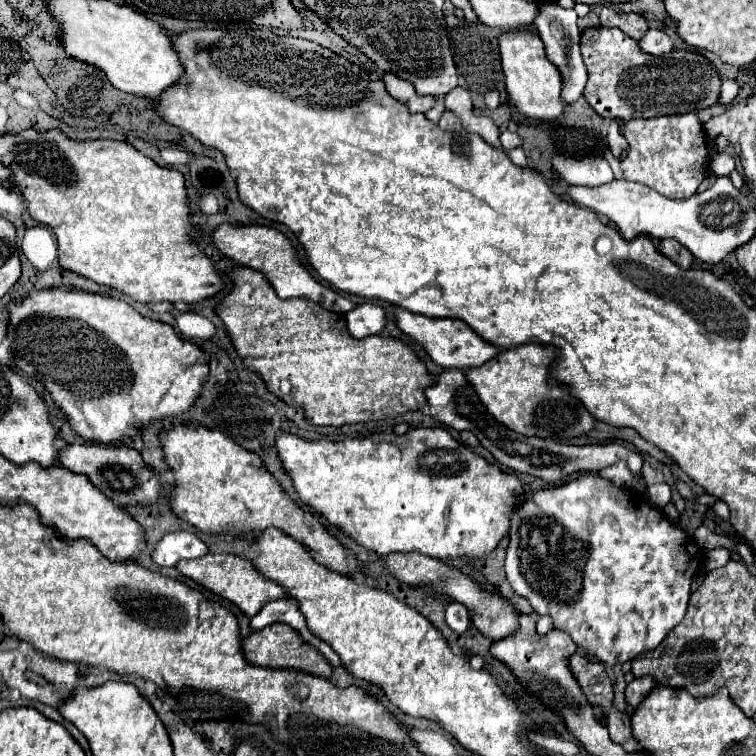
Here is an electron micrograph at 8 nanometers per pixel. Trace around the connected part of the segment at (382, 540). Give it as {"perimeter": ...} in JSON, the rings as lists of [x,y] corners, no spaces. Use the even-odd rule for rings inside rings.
{"perimeter":[[[410,428],[404,436],[378,432],[340,442],[304,440],[282,432],[276,436],[276,450],[298,498],[354,542],[380,556],[392,552],[420,552],[438,560],[486,556],[508,534],[510,514],[520,502],[518,488],[522,488],[522,482],[514,474],[506,474],[476,456],[442,428]]]}

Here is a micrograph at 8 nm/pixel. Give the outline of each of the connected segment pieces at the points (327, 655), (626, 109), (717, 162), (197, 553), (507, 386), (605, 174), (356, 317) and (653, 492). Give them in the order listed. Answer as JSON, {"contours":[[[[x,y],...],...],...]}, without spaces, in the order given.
{"contours":[[[[278,598],[278,600],[266,602],[266,604],[262,606],[262,610],[250,620],[252,630],[260,630],[260,628],[264,628],[264,626],[268,626],[268,624],[274,624],[274,622],[284,622],[284,624],[292,626],[292,628],[302,636],[302,640],[304,640],[306,644],[310,644],[312,648],[316,648],[316,650],[324,656],[324,660],[328,660],[328,664],[332,664],[334,668],[340,666],[342,662],[340,662],[340,658],[336,656],[336,652],[332,652],[332,648],[330,648],[326,642],[322,642],[320,638],[316,638],[316,636],[308,630],[306,620],[304,620],[304,616],[300,614],[300,610],[298,610],[296,604],[298,604],[298,602],[292,600],[292,598]]],[[[588,28],[582,32],[582,56],[588,68],[584,98],[602,118],[652,118],[702,110],[718,102],[720,76],[710,60],[690,50],[676,50],[668,56],[640,52],[638,42],[618,28]]],[[[716,154],[712,164],[710,164],[710,170],[716,174],[716,176],[728,176],[736,166],[736,160],[734,156],[730,154]]],[[[170,532],[152,550],[152,560],[158,566],[174,566],[178,560],[200,558],[208,554],[206,544],[192,532]]],[[[524,344],[502,350],[496,360],[482,364],[480,368],[468,368],[466,380],[476,390],[480,402],[486,410],[504,424],[506,428],[522,436],[550,438],[558,442],[568,442],[574,436],[584,436],[594,428],[594,418],[582,406],[580,400],[570,396],[570,392],[550,378],[550,364],[556,358],[552,346]]],[[[555,155],[552,158],[552,166],[568,184],[574,184],[574,186],[600,186],[600,184],[606,184],[606,182],[614,180],[612,168],[610,168],[610,164],[606,162],[604,156],[576,158],[576,156]]],[[[364,302],[346,314],[346,328],[356,338],[380,334],[384,328],[384,310],[372,302]]],[[[654,484],[646,490],[646,496],[652,506],[662,510],[670,502],[670,486],[668,484]]]]}

